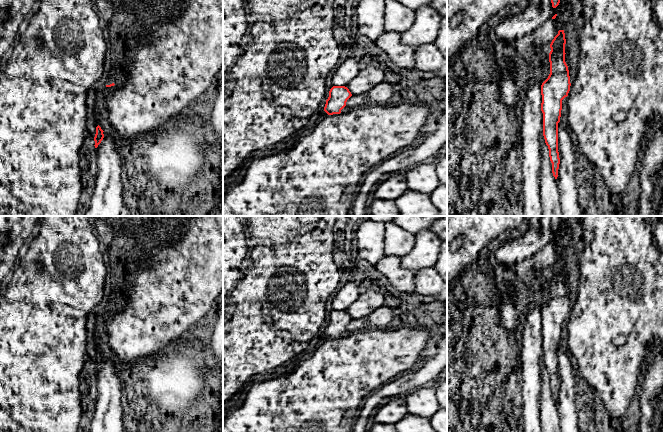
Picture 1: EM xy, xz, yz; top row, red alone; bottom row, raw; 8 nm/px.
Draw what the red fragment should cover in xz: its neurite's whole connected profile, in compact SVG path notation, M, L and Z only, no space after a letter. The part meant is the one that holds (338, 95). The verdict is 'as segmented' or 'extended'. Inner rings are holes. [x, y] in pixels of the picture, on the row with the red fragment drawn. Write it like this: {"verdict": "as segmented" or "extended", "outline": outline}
{"verdict": "as segmented", "outline": "M333 86L329 91L329 97L326 100L324 111L328 115L340 114L351 96L352 94L347 87Z"}

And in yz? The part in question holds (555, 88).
{"verdict": "as segmented", "outline": "M559 30L550 44L550 74L541 85L541 111L543 113L543 136L549 149L552 173L558 177L560 164L558 152L558 123L560 122L562 100L570 91L570 76L565 62L565 33Z"}

